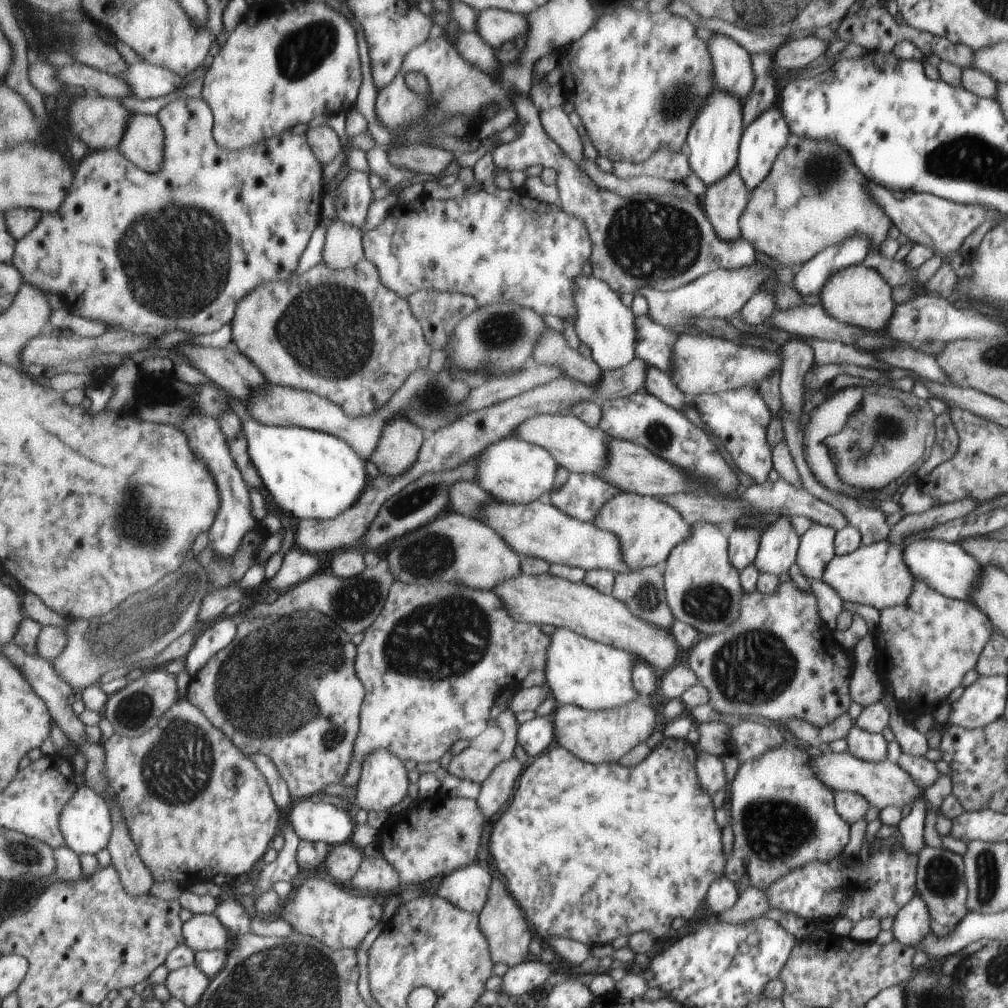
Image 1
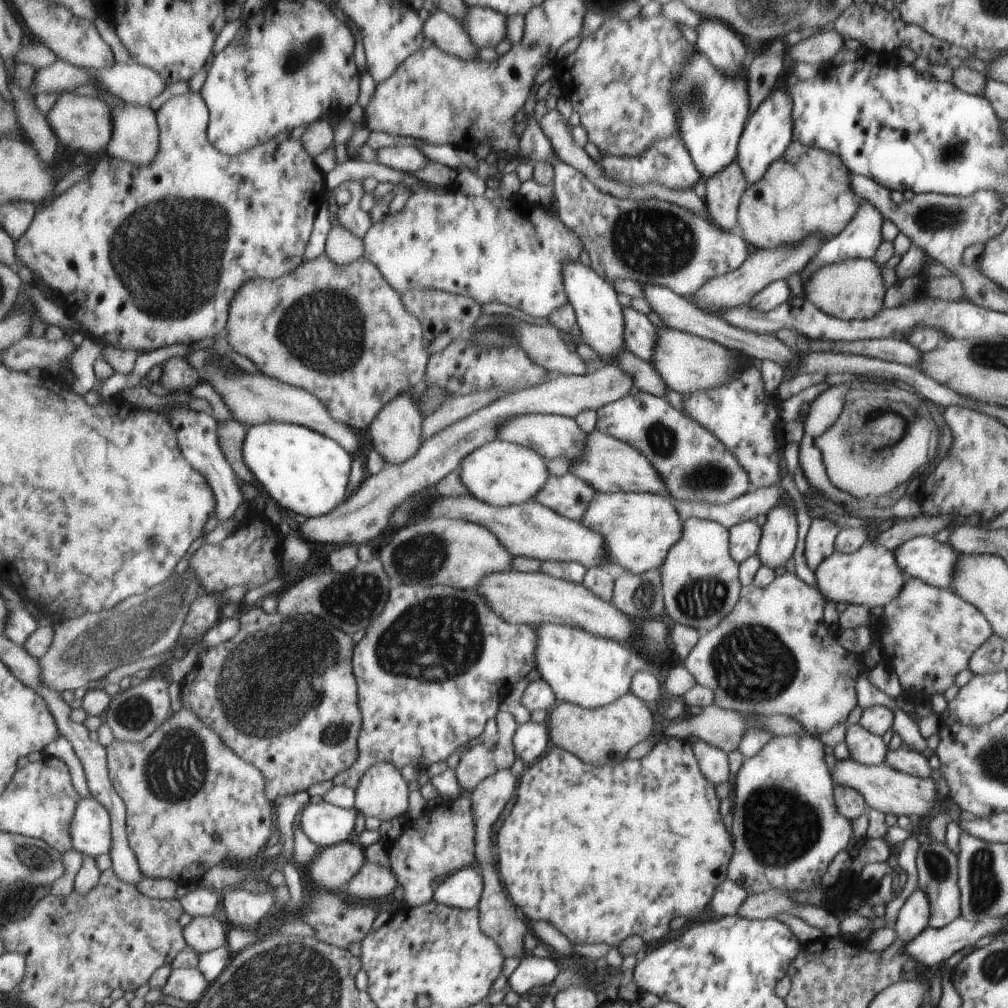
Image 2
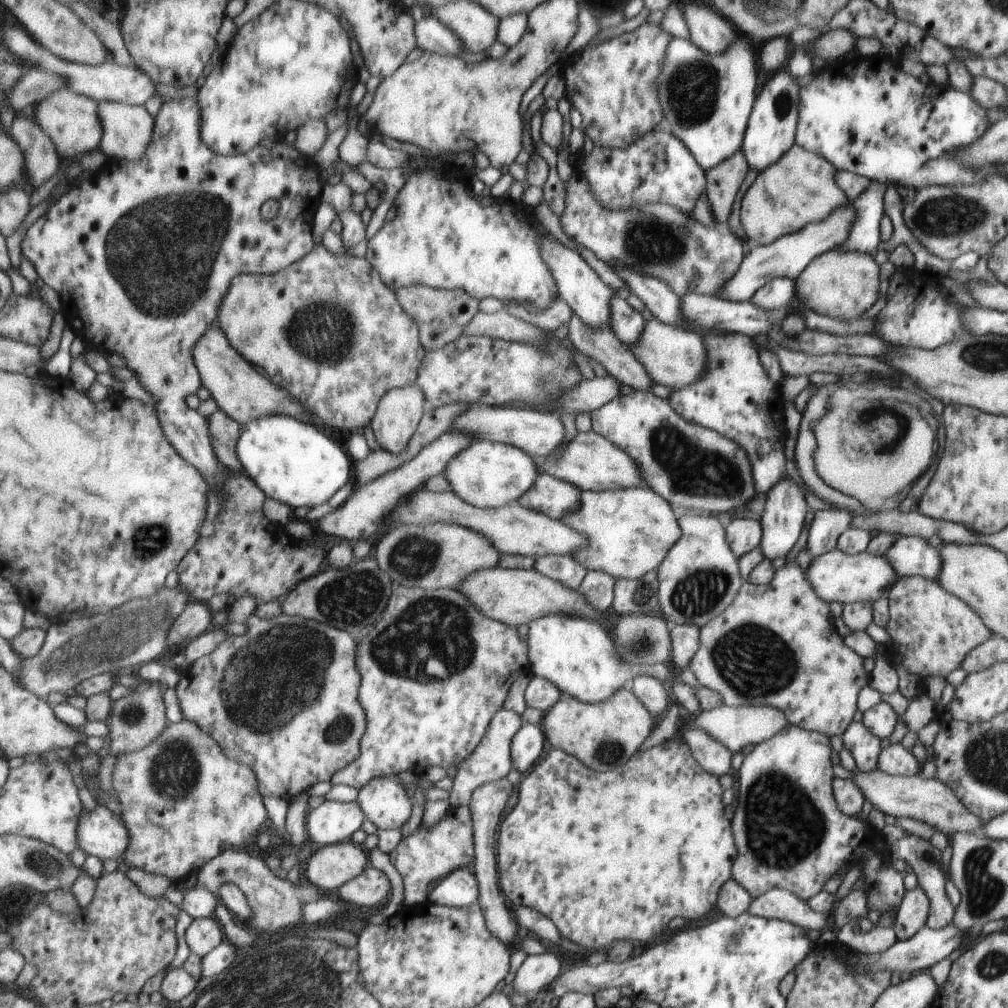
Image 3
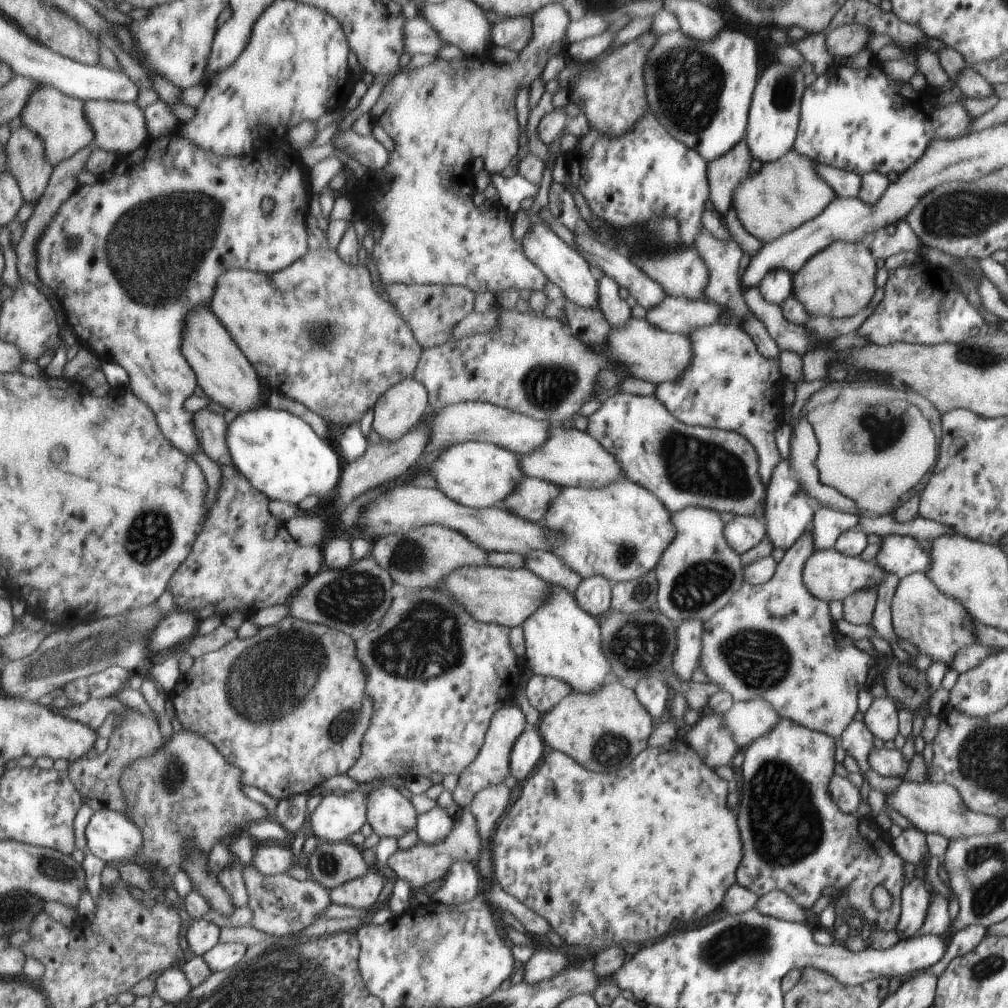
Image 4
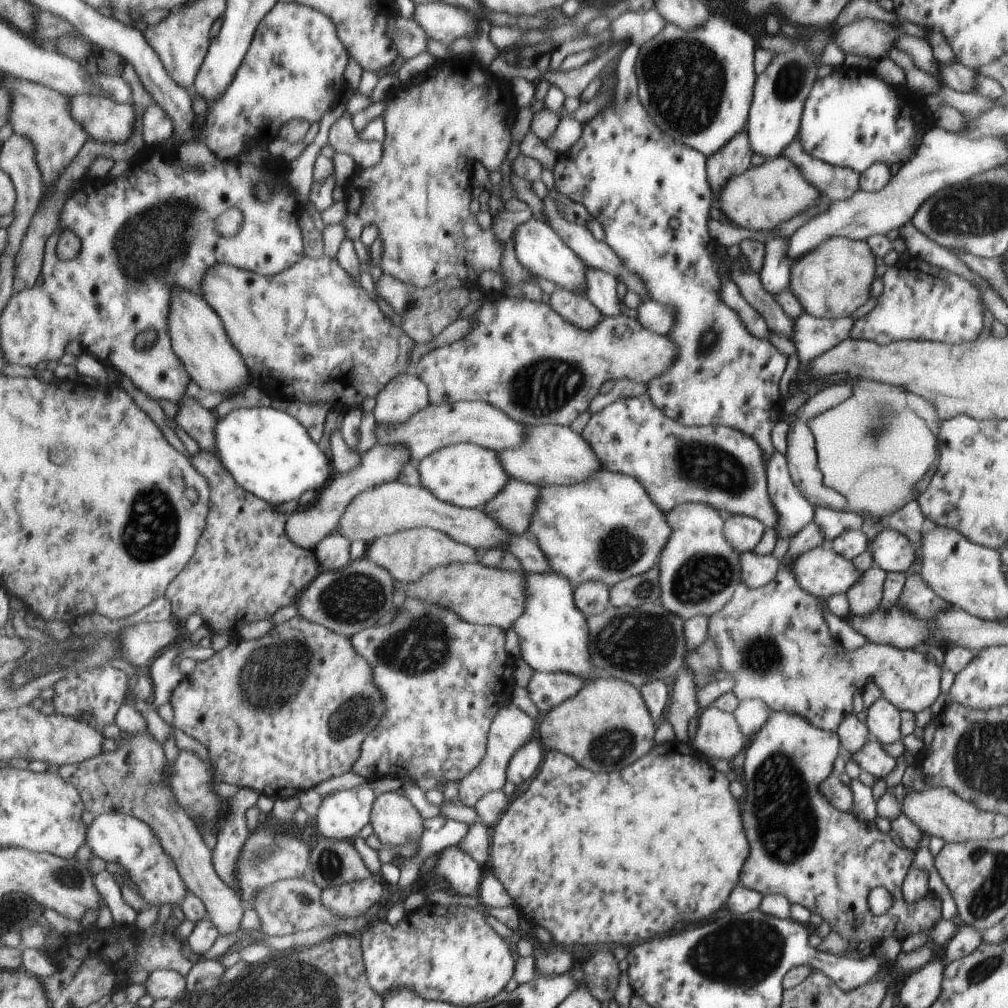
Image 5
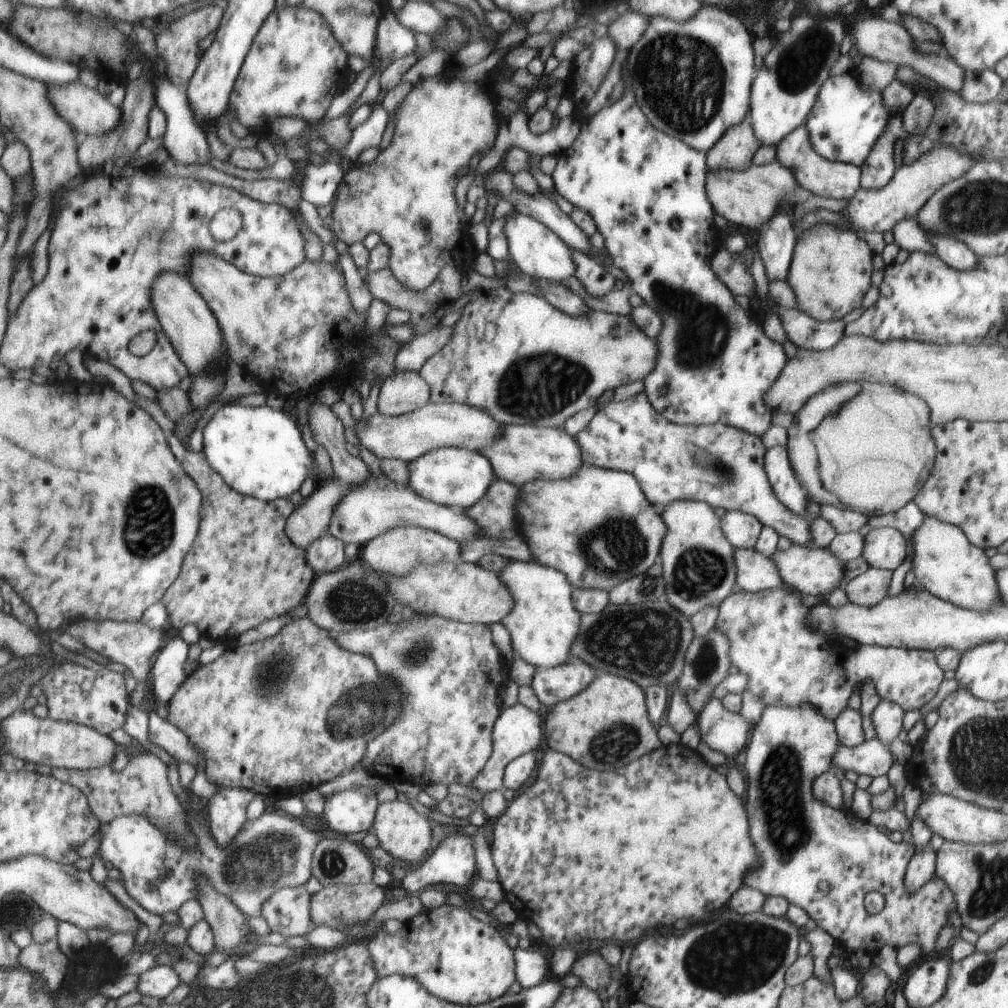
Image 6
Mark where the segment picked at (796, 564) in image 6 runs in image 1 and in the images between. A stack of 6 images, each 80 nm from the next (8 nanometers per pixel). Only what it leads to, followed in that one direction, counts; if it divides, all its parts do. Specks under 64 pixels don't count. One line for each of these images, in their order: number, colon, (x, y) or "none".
1: (876, 575)
2: (871, 576)
3: (837, 577)
4: (829, 574)
5: (822, 572)

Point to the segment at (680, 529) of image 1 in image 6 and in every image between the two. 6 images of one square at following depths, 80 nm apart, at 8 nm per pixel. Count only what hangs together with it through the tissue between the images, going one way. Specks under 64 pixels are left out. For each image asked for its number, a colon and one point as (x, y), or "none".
2: (641, 528)
3: (630, 531)
4: (620, 531)
5: (607, 528)
6: (598, 528)

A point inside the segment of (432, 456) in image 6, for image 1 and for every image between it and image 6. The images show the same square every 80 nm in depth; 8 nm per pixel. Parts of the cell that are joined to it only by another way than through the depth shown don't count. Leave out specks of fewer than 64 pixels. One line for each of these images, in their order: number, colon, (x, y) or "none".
1: (516, 472)
2: (501, 473)
3: (487, 474)
4: (479, 475)
5: (467, 476)

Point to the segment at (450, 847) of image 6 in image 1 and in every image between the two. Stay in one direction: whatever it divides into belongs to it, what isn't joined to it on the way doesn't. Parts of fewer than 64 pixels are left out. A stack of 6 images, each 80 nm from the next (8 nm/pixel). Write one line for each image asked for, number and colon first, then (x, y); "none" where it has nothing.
1: (468, 889)
2: (464, 890)
3: (460, 889)
4: (462, 883)
5: (457, 867)

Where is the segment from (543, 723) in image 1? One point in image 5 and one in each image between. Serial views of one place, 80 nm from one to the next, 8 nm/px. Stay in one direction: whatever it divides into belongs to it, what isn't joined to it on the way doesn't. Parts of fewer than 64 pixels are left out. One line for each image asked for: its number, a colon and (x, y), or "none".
2: (531, 741)
3: (528, 744)
4: (529, 748)
5: (523, 766)

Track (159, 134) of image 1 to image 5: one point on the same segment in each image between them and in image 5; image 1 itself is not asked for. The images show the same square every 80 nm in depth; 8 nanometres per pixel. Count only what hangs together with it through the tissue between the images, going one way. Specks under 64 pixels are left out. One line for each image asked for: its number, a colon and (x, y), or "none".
2: (137, 131)
3: (129, 130)
4: (122, 128)
5: (107, 120)

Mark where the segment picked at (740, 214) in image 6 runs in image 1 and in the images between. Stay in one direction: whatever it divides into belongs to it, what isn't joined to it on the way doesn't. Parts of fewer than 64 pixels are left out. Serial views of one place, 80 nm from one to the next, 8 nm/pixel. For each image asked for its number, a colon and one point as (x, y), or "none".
1: (784, 220)
2: (809, 192)
3: (802, 188)
4: (784, 194)
5: (762, 198)

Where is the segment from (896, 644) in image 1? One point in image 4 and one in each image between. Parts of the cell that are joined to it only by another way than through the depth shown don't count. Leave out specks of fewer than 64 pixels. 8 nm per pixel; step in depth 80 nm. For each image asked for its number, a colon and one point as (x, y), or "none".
2: (928, 634)
3: (934, 631)
4: (940, 627)

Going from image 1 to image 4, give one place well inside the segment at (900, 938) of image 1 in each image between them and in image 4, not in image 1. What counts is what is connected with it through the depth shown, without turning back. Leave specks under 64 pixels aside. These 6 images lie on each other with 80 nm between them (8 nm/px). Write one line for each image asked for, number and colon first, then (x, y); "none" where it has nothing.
2: (913, 917)
3: (912, 914)
4: (915, 898)

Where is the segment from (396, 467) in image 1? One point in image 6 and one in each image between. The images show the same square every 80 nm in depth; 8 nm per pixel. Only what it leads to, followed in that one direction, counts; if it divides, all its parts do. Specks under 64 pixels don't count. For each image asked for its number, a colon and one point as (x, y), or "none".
2: (397, 432)
3: (399, 414)
4: (402, 406)
5: (405, 395)
6: (403, 393)

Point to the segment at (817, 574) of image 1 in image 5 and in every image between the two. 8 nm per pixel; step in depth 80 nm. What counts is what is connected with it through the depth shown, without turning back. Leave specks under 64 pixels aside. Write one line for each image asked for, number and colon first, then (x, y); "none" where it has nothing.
2: (820, 543)
3: (826, 526)
4: (828, 524)
5: (834, 522)

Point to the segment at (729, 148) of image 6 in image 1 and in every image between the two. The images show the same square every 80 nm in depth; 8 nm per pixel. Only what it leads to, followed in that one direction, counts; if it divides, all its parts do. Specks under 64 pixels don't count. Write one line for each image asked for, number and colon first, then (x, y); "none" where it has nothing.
1: (724, 203)
2: (724, 193)
3: (723, 182)
4: (725, 174)
5: (734, 159)

